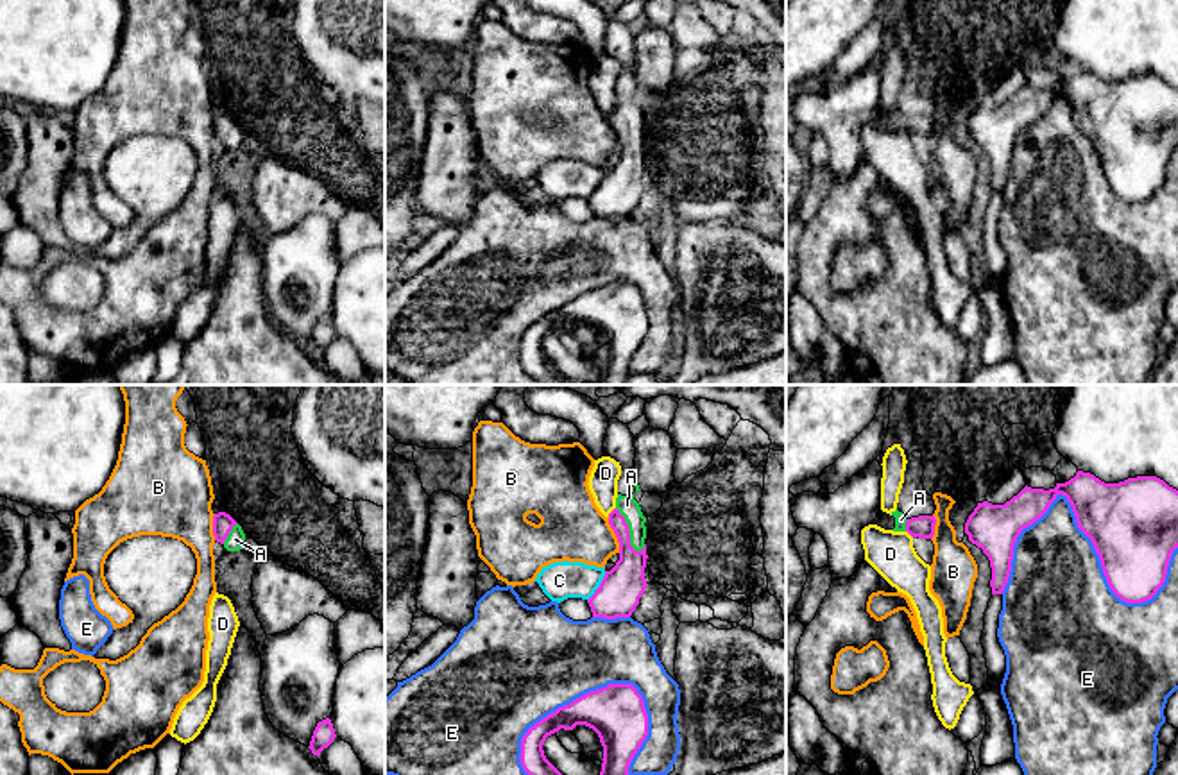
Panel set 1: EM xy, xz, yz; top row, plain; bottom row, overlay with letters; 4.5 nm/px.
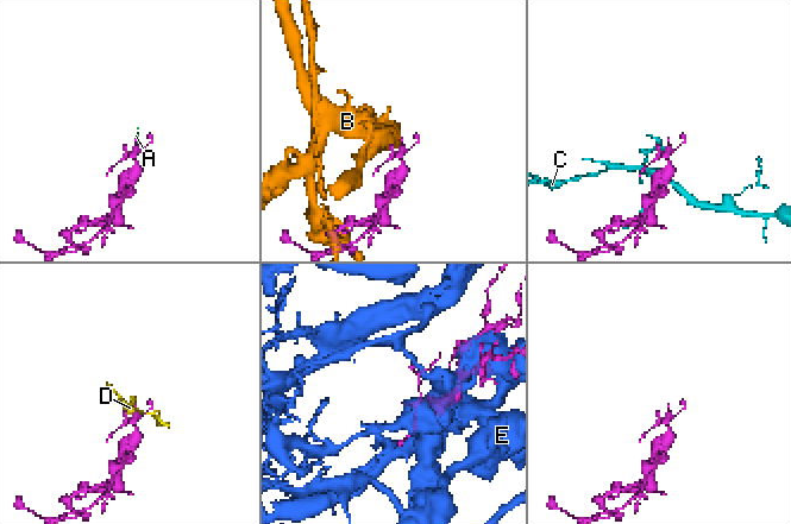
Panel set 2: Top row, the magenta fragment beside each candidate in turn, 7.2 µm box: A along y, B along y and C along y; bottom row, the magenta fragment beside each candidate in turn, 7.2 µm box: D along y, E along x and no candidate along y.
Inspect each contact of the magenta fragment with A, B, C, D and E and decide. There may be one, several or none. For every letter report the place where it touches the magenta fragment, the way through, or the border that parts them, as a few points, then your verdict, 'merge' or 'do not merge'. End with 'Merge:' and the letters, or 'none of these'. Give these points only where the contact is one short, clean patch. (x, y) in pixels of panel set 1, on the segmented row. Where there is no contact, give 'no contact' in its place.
A: contact xz (629, 532); way xz (622, 586), (629, 573), (629, 532), (627, 505); merge
B: contact xz (616, 536); border xz (607, 518), (620, 552); do not merge
C: contact xz (600, 586); do not merge
D: contact xz (611, 512); border xz (614, 507), (607, 516); do not merge
E: contact yz (1085, 534); do not merge
Merge: A

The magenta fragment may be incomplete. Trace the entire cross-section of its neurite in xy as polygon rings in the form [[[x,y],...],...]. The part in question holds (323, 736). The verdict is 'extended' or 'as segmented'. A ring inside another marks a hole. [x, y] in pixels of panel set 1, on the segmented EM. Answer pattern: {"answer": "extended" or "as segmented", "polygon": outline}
{"answer": "as segmented", "polygon": [[[326,718],[317,723],[308,748],[312,750],[313,755],[319,757],[320,752],[328,748],[335,737],[337,734],[335,734],[333,723],[329,718]]]}

